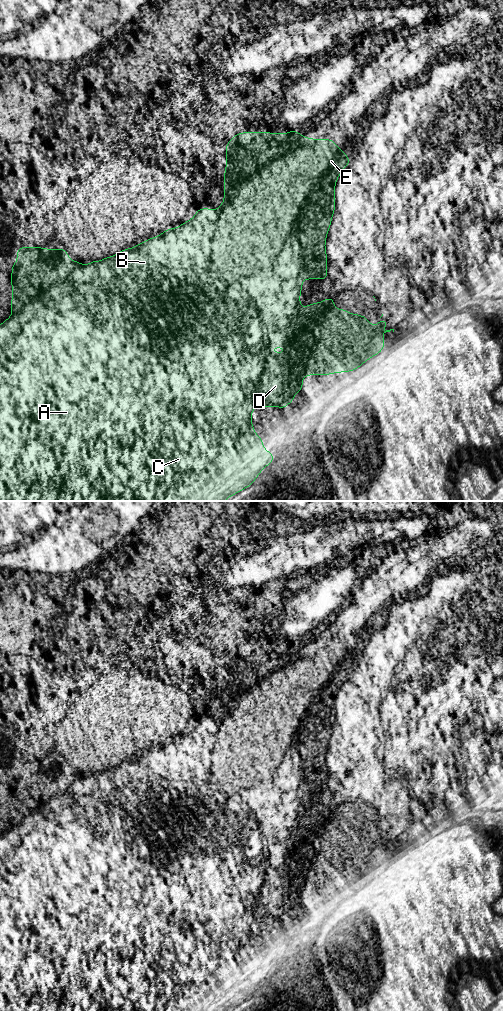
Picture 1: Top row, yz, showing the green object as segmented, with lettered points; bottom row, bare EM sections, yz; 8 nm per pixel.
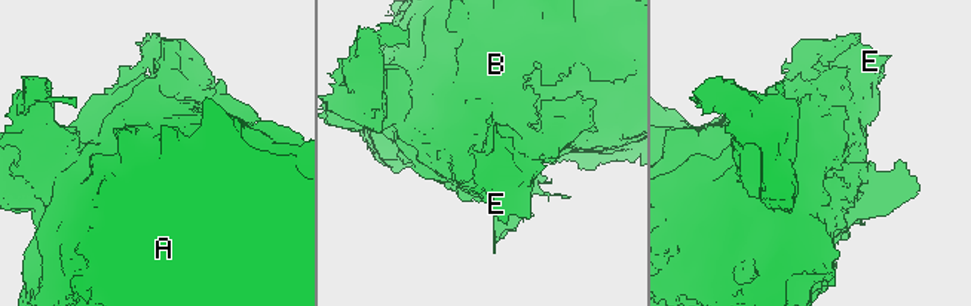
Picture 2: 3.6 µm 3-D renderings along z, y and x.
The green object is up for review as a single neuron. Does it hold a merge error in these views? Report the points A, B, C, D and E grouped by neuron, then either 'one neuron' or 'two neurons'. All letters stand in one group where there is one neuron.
A B C D E | one neuron

